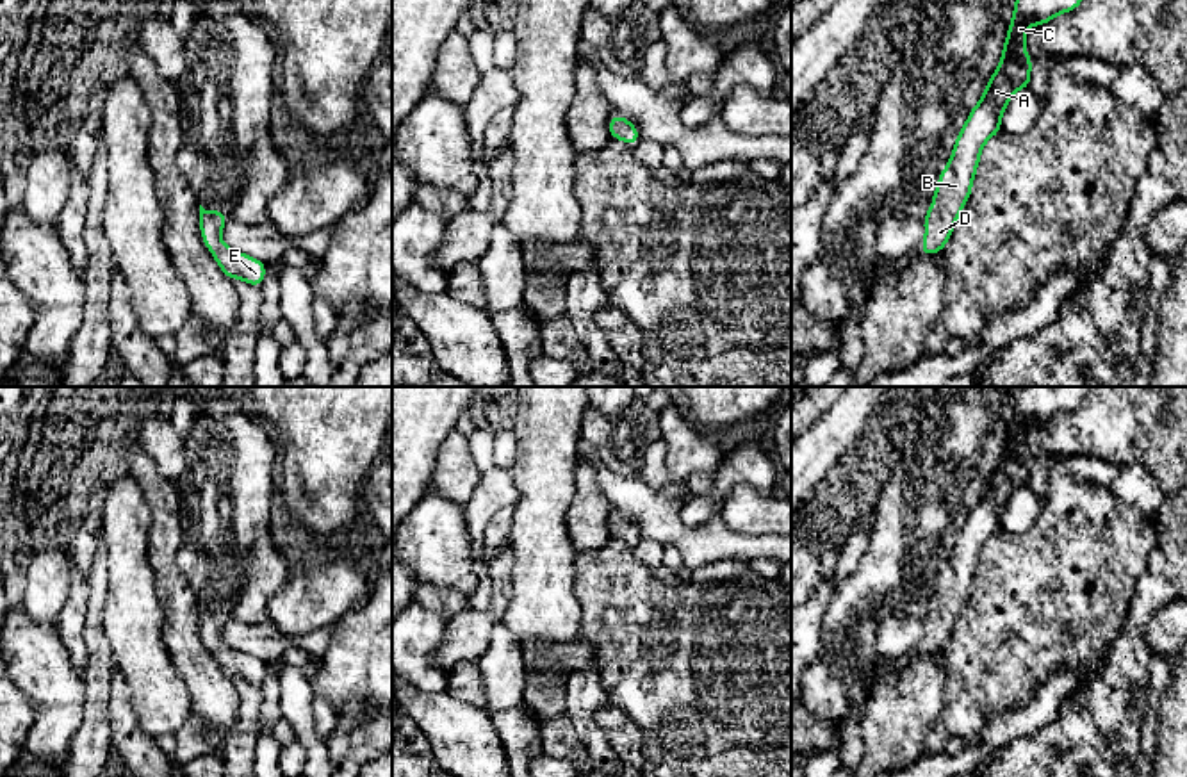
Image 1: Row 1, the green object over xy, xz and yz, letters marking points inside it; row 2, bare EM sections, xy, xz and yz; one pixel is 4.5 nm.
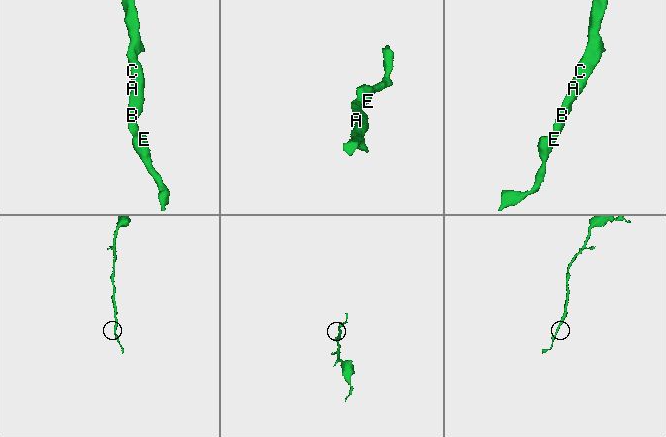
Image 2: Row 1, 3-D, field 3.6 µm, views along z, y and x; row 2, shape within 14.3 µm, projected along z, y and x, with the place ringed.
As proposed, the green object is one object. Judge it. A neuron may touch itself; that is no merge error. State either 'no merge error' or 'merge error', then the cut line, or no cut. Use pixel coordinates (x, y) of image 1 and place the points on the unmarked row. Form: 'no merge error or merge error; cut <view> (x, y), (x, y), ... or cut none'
no merge error; cut none

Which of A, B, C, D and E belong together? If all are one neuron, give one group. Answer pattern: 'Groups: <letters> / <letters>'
Groups: A B C D E

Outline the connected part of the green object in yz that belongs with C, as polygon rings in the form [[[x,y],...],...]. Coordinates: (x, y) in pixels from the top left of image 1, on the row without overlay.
[[[1021,387],[1016,394],[1002,462],[961,528],[952,556],[937,577],[930,609],[923,615],[925,640],[918,649],[921,654],[943,650],[971,593],[984,542],[1000,533],[1002,513],[1012,492],[1030,487],[1030,467],[1036,462],[1025,447],[1027,428],[1046,424],[1057,413],[1075,410],[1087,390],[1089,387]]]

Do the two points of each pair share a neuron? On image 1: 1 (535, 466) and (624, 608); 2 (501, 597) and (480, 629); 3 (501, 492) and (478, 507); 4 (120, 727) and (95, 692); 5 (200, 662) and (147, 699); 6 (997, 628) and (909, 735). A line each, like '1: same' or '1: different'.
1: different
2: same
3: same
4: different
5: different
6: different

